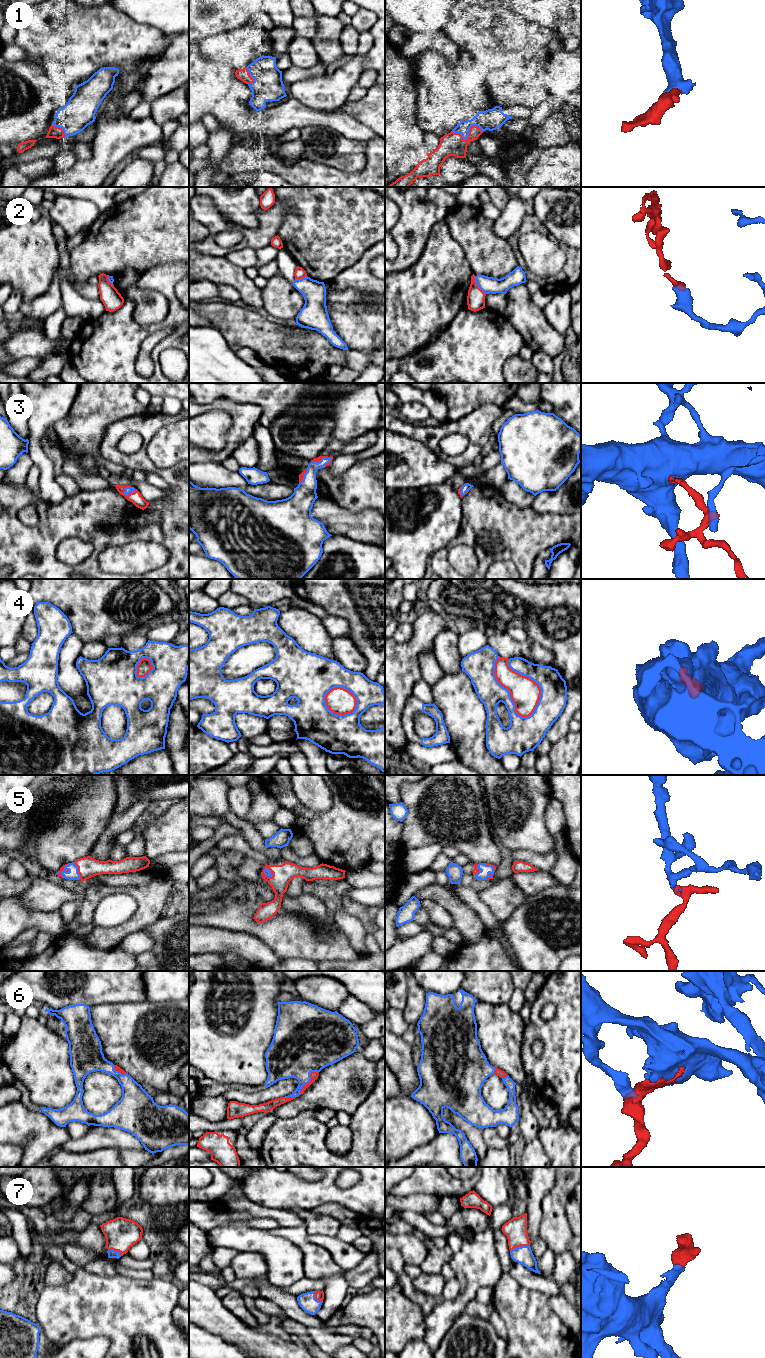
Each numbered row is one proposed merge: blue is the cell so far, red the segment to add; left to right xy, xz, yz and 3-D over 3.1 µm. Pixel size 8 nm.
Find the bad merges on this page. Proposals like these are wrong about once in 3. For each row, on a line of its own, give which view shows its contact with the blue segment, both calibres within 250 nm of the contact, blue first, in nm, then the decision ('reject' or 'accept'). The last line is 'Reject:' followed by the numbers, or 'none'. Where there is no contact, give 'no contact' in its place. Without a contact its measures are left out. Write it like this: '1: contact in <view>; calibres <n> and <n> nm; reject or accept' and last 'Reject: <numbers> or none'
1: contact in yz; calibres 170 and 190 nm; accept
2: contact in yz; calibres 130 and 140 nm; reject
3: contact in xz; calibres 140 and 50 nm; accept
4: contact in yz; calibres 200 and 240 nm; reject
5: contact in xy; calibres 90 and 170 nm; accept
6: contact in xz; calibres 400 and 60 nm; accept
7: contact in yz; calibres 140 and 180 nm; accept
Reject: 2, 4

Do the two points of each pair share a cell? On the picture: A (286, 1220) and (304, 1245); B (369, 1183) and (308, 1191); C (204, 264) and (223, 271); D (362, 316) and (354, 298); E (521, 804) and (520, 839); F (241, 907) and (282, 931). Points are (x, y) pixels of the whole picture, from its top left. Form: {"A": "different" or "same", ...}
{"A": "different", "B": "same", "C": "same", "D": "same", "E": "same", "F": "same"}

